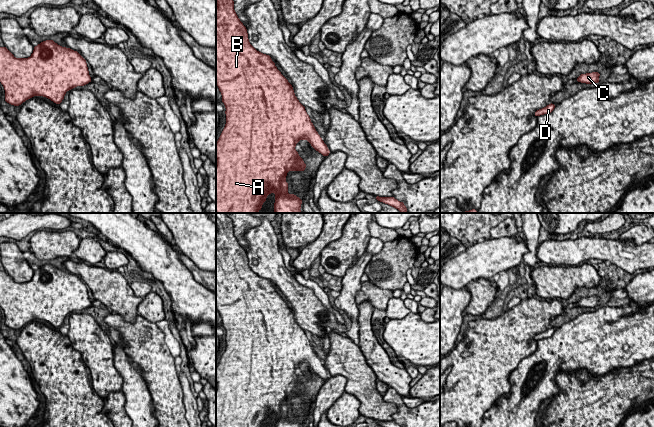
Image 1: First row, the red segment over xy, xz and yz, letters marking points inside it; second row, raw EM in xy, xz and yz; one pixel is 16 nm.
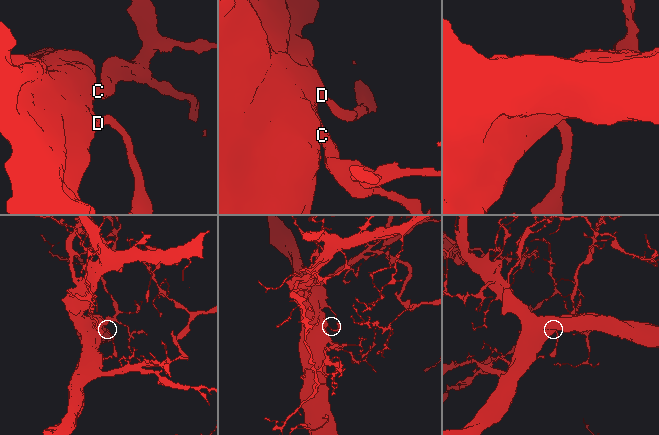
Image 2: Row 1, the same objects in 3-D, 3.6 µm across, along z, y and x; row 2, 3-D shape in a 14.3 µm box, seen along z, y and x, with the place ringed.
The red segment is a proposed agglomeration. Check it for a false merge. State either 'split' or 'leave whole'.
leave whole

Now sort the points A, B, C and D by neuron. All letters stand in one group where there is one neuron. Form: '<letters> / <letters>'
A B C D

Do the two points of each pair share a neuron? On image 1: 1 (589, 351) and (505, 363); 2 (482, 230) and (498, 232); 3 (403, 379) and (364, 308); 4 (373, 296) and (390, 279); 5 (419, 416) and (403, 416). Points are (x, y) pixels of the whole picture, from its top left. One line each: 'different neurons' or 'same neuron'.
1: different neurons
2: different neurons
3: same neuron
4: different neurons
5: same neuron

